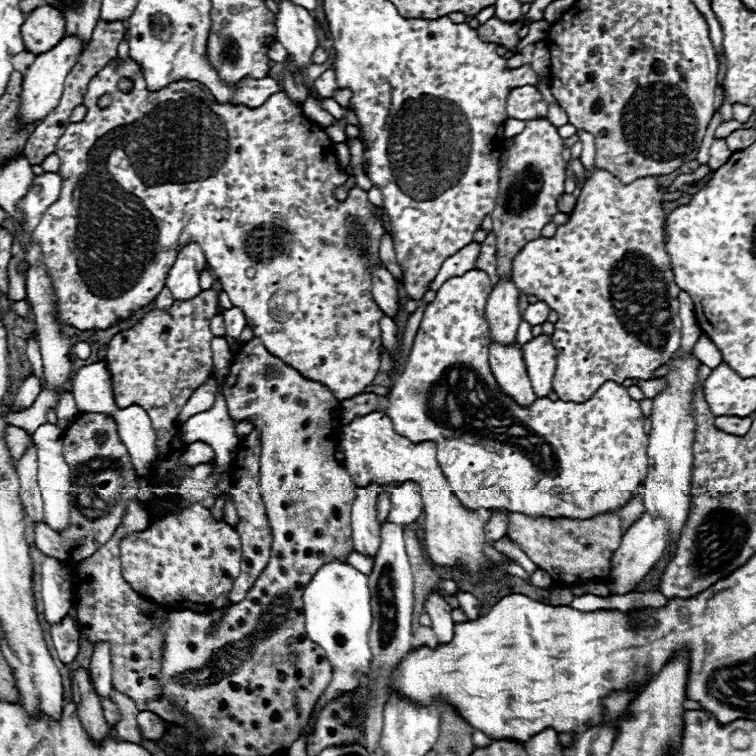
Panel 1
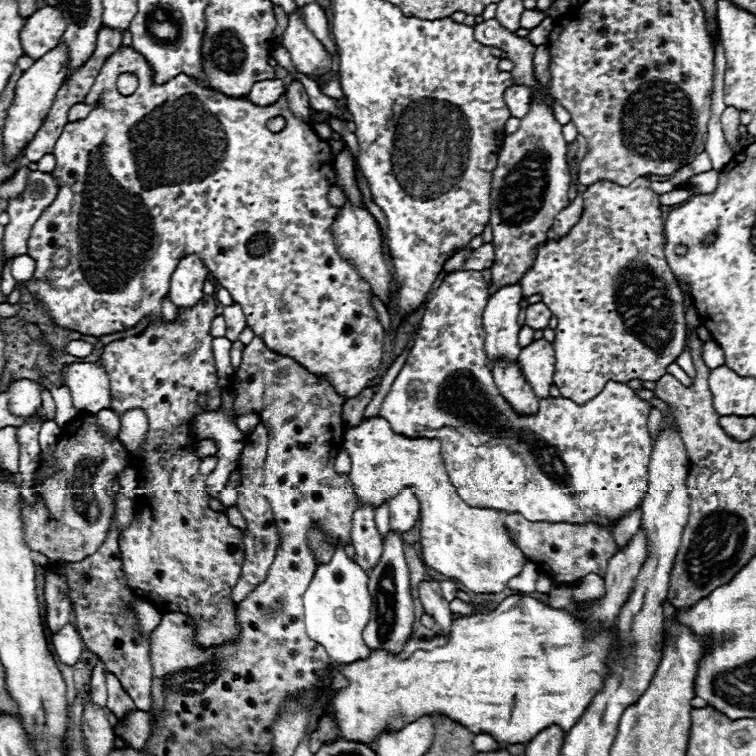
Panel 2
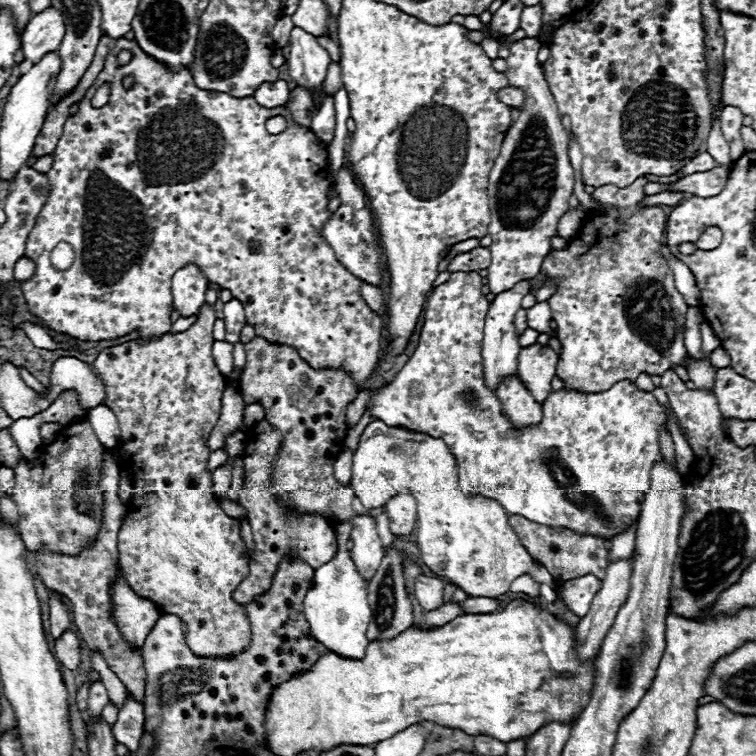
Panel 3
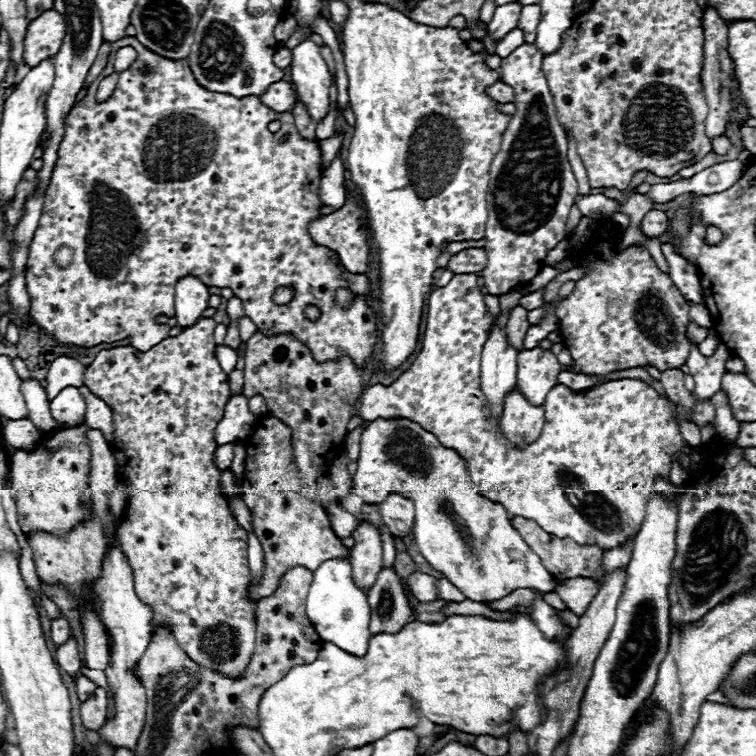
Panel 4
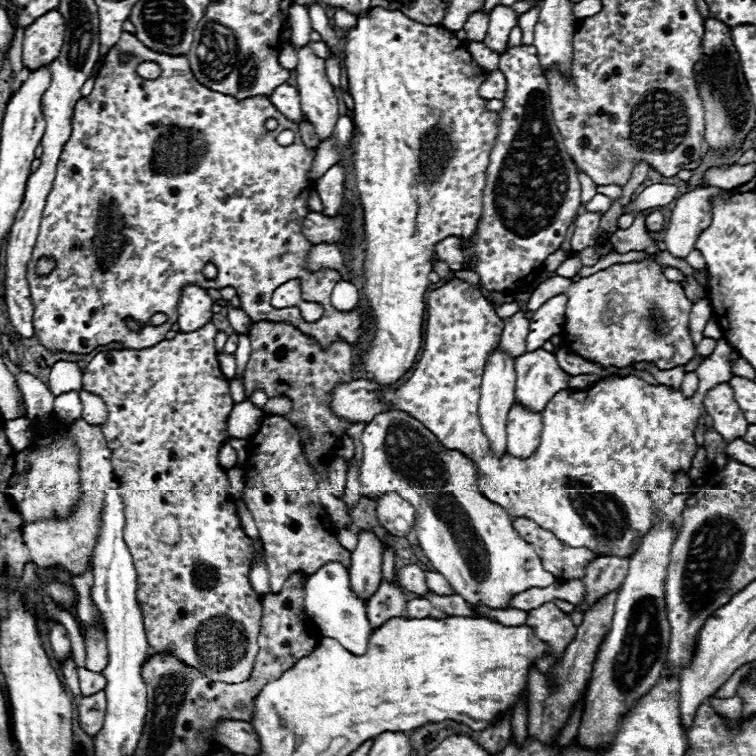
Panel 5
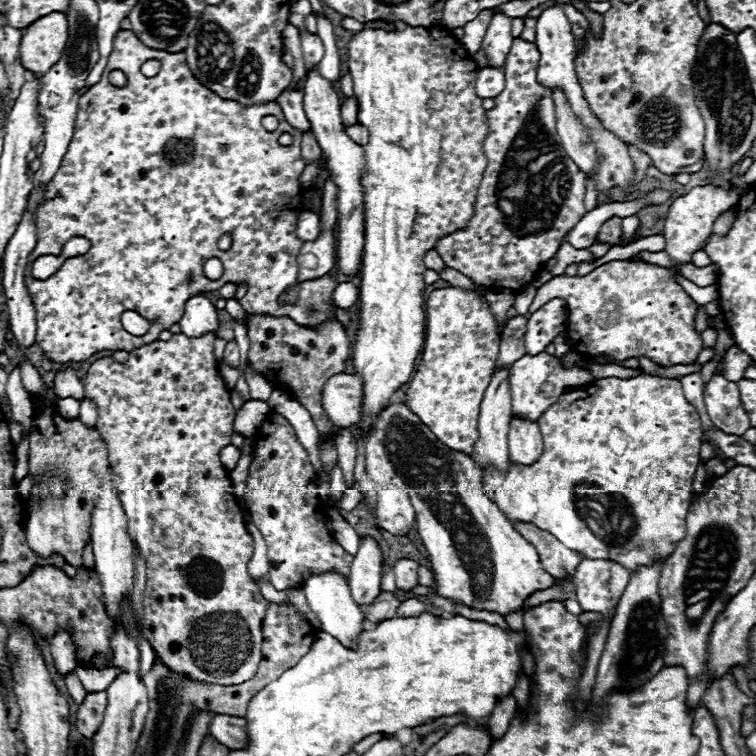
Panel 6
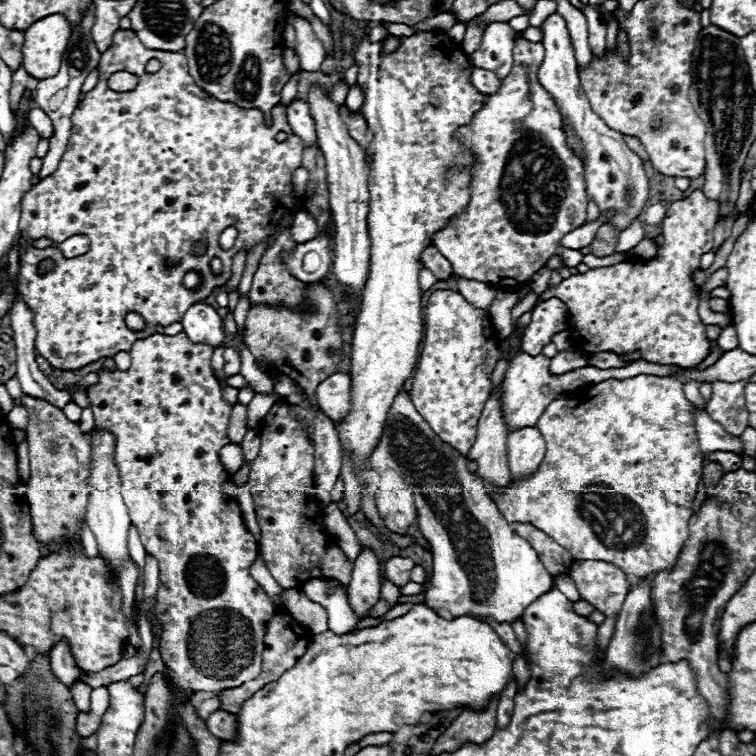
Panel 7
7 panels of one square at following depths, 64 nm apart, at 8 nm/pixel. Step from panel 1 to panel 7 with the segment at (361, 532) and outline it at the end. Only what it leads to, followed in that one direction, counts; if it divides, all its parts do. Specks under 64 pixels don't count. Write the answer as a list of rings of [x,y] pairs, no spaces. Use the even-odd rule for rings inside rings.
[[[362,550],[354,562],[352,580],[348,584],[348,600],[358,618],[366,618],[370,608],[380,600],[380,562],[370,550]]]

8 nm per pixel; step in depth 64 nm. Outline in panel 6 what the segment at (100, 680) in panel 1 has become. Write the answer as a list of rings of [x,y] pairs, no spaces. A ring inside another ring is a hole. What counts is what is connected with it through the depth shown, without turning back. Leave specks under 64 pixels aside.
[[[106,690],[102,692],[92,692],[86,696],[86,702],[82,706],[78,706],[78,720],[76,720],[76,726],[78,726],[78,732],[91,739],[96,733],[96,729],[99,729],[102,723],[104,710],[106,710],[106,704],[108,704],[108,694]]]

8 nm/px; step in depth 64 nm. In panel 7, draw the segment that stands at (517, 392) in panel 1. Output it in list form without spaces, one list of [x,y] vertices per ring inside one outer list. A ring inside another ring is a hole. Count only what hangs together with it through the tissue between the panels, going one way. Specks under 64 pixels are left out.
[[[526,426],[508,434],[506,450],[512,480],[524,480],[538,470],[546,454],[546,442],[536,426]]]

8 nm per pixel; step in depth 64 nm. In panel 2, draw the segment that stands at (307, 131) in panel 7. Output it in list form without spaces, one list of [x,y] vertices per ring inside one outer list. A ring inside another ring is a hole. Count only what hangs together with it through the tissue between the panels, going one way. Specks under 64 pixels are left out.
[[[262,80],[262,82],[256,82],[252,86],[252,92],[246,94],[244,98],[258,104],[258,106],[270,106],[274,104],[282,94],[286,92],[286,84],[282,80]]]

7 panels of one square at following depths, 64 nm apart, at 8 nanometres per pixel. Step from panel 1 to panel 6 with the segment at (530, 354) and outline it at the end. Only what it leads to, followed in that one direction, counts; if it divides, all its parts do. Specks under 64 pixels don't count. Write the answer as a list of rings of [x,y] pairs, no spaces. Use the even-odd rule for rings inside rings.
[[[540,352],[536,356],[530,356],[530,354],[524,354],[520,360],[516,360],[512,366],[510,366],[510,400],[512,400],[512,414],[520,416],[520,418],[526,418],[526,420],[538,420],[544,410],[558,400],[560,394],[568,392],[572,386],[582,386],[582,384],[588,384],[588,382],[594,382],[596,378],[588,372],[588,370],[582,370],[582,368],[570,368],[570,370],[564,370],[558,366],[558,360],[556,356],[548,356],[546,352]]]

